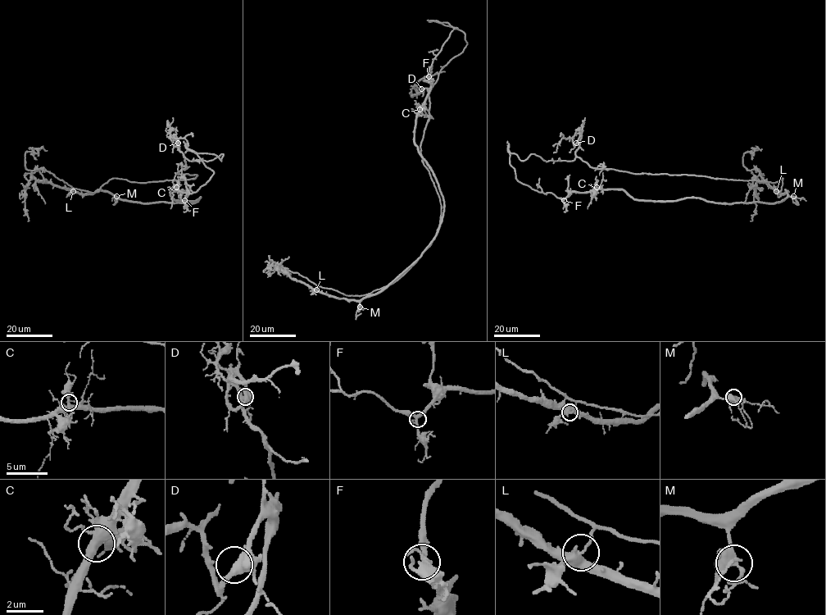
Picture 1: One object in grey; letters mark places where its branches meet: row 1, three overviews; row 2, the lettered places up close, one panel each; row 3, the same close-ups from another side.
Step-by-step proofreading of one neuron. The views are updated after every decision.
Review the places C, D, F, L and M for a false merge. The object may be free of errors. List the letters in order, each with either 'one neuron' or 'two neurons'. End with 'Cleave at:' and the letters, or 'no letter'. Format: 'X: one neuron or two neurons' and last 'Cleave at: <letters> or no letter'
C: one neuron
D: one neuron
F: one neuron
L: two neurons
M: one neuron
Cleave at: L

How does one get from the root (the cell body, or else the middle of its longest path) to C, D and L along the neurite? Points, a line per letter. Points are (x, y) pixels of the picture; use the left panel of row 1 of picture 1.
C: (195, 178), (177, 173), (184, 157), (223, 154), (197, 153), (213, 175), (185, 199), (176, 187)
D: (195, 178), (197, 175), (177, 173), (186, 167), (178, 143)
L: (195, 178), (145, 183), (111, 178), (97, 192), (77, 189), (73, 191)

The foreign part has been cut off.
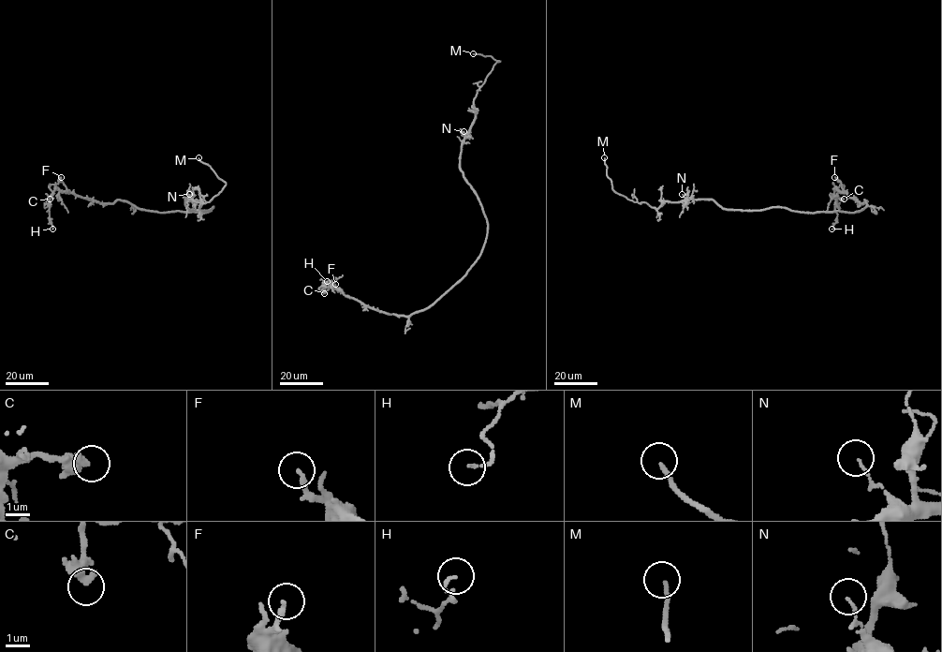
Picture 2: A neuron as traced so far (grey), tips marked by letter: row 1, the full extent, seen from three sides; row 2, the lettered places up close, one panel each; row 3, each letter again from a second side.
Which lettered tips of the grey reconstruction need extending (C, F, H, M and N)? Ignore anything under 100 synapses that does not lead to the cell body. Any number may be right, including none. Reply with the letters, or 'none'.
M

